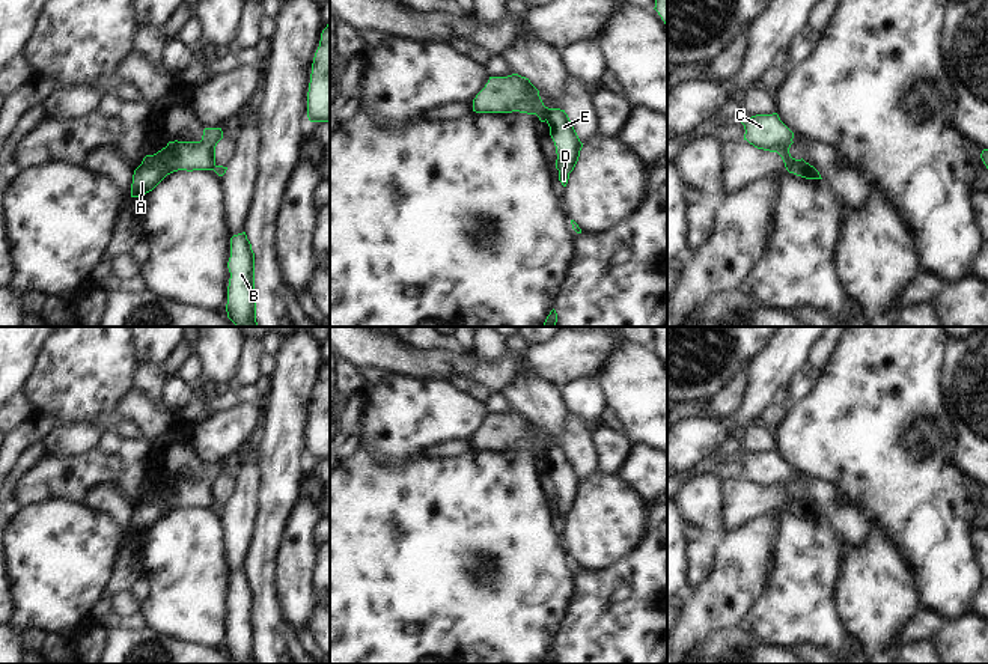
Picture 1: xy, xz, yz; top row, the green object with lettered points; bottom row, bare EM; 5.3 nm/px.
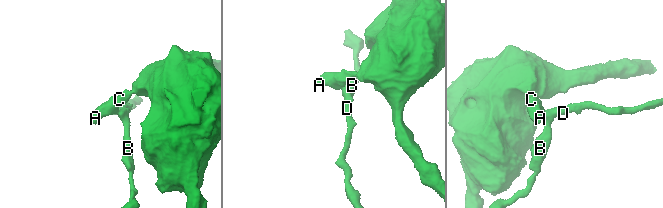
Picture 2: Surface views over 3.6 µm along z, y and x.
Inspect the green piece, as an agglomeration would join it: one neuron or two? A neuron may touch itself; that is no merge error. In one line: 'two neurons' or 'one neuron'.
two neurons

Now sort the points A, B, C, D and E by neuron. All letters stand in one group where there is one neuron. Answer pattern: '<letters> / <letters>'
A C / B D E

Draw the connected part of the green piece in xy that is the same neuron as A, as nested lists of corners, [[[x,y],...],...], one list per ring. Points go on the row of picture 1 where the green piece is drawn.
[[[205,128],[200,142],[169,142],[154,155],[146,155],[134,170],[131,197],[152,191],[167,175],[178,170],[214,170],[215,146],[223,139],[221,128]]]

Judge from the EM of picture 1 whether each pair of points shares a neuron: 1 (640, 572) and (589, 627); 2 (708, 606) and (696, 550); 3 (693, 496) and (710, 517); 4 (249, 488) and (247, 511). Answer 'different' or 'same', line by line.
1: same
2: different
3: same
4: same

